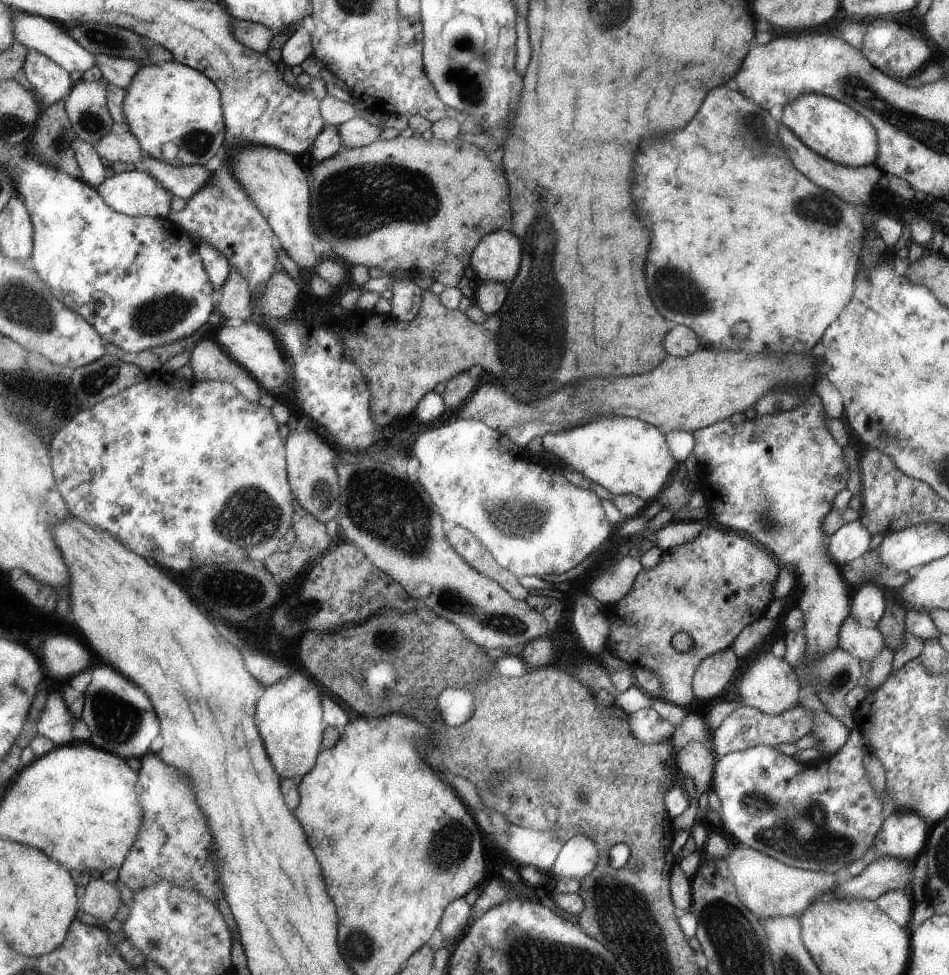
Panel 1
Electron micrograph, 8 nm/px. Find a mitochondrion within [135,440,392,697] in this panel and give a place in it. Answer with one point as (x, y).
(251, 518)

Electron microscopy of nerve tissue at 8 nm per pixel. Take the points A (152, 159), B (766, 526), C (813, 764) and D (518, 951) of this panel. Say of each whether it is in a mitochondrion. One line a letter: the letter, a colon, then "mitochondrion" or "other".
A: other
B: mitochondrion
C: other
D: mitochondrion

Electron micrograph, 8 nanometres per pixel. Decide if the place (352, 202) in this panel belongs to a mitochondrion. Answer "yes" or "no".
yes

